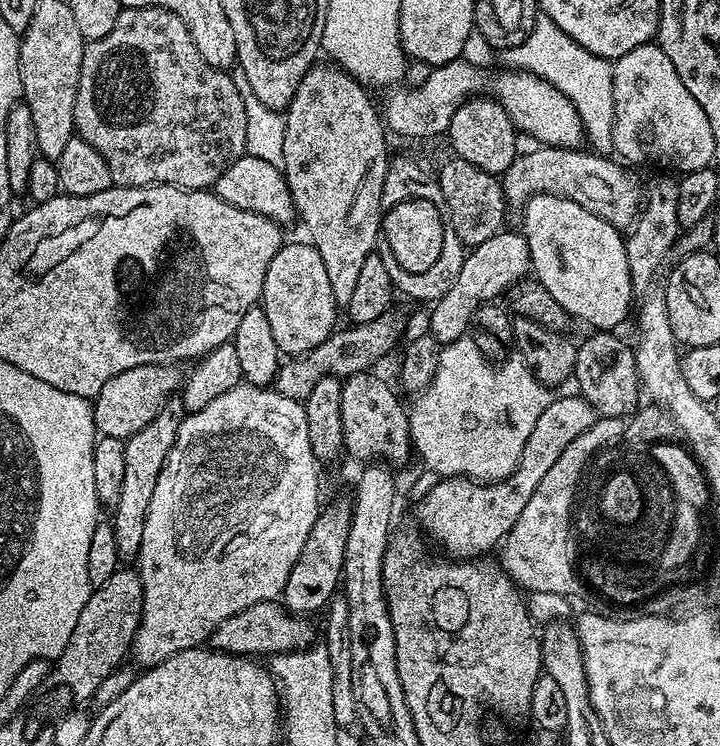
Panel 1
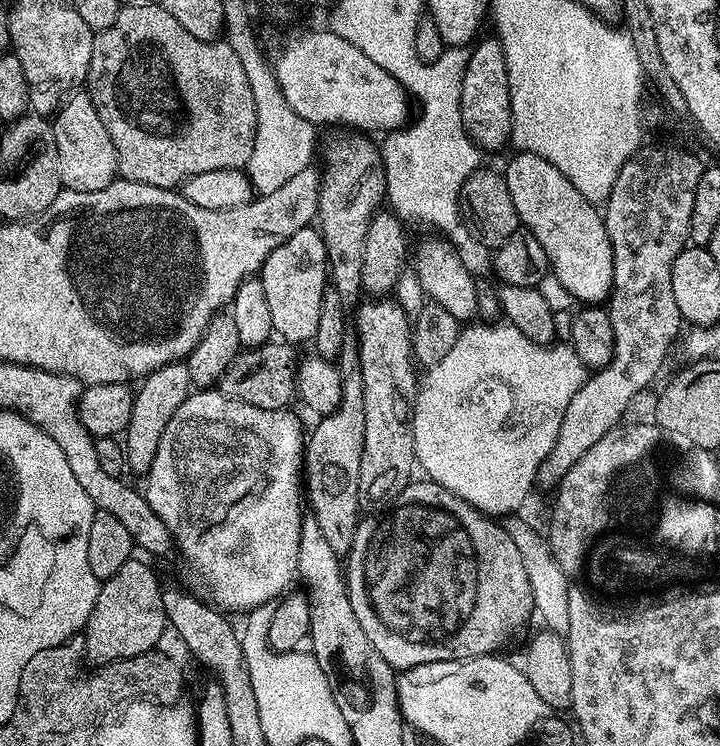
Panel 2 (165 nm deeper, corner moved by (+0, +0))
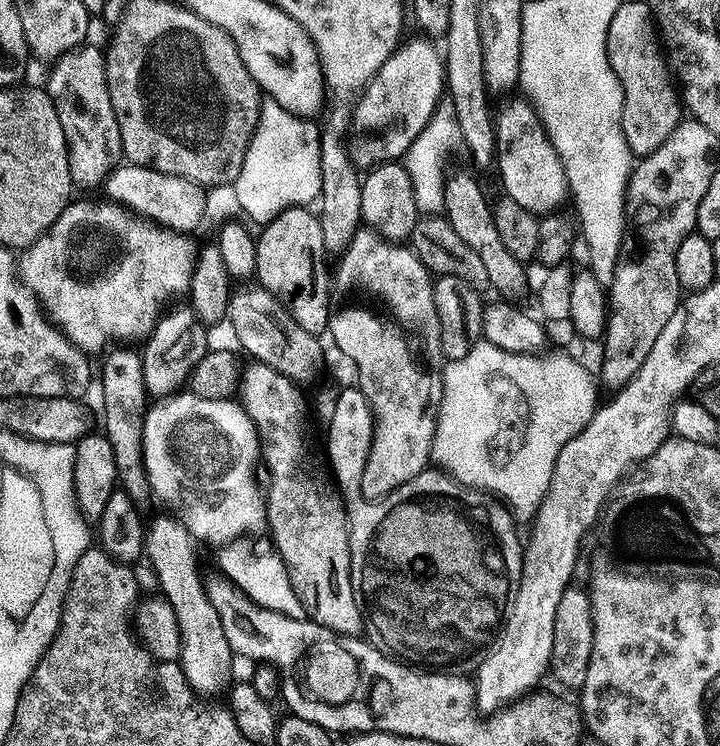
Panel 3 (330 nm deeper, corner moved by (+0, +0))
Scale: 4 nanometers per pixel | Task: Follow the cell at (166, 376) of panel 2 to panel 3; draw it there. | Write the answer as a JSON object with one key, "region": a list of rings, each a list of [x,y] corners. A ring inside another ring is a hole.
{"region":[[[184,306],[177,312],[165,311],[154,330],[142,344],[142,374],[149,397],[175,396],[189,383],[192,371],[210,351],[205,325],[193,314],[191,307]]]}

